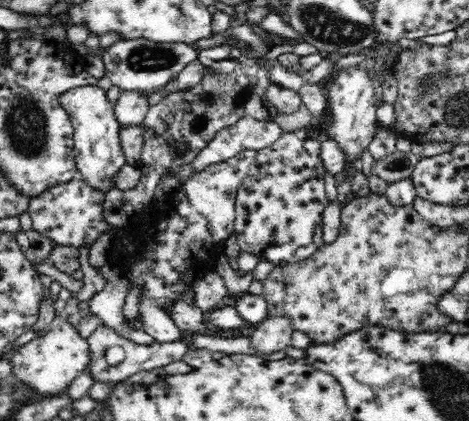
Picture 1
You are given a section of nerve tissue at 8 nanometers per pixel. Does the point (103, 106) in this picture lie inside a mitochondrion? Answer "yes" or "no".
no

